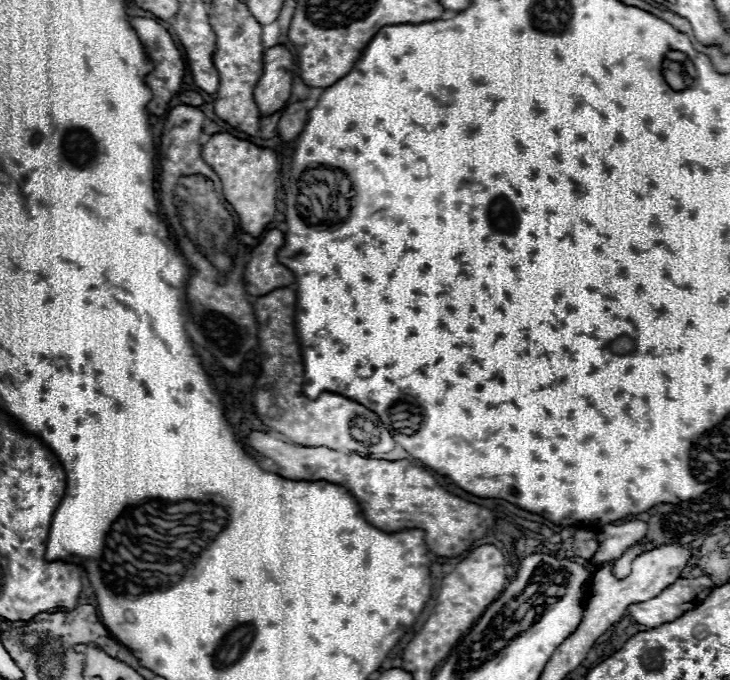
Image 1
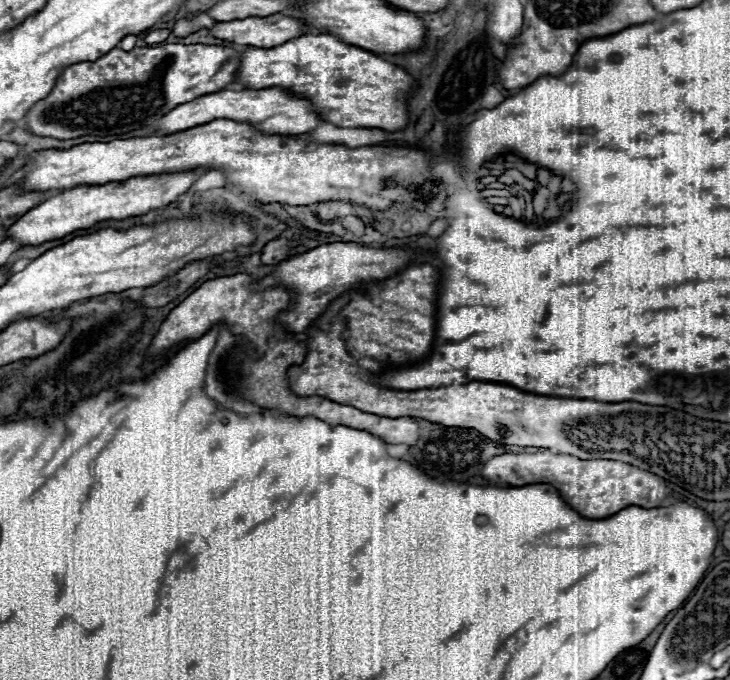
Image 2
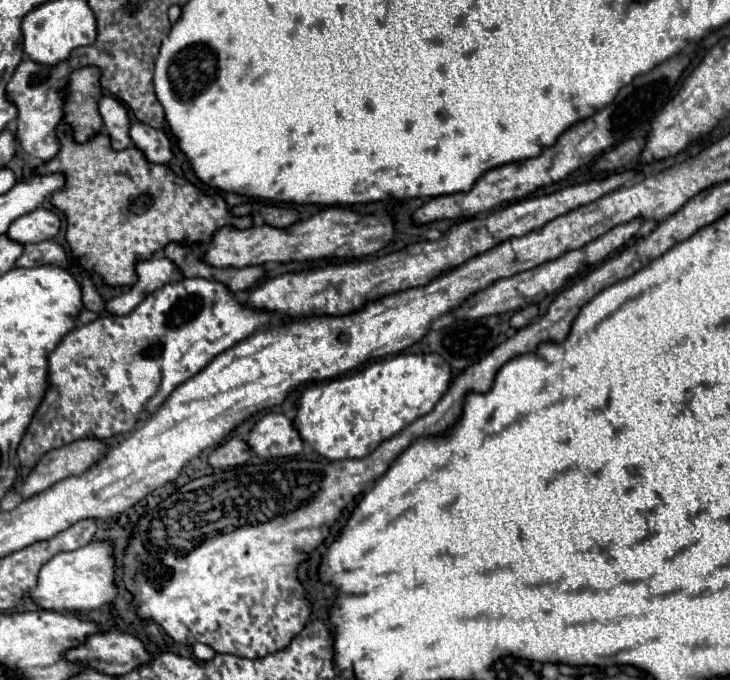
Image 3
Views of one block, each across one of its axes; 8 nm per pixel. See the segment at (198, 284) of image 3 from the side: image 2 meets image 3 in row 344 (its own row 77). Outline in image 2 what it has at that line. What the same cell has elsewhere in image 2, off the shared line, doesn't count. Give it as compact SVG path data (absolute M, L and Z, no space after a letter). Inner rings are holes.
M164 44L154 48L134 48L130 52L114 48L96 62L80 62L64 68L52 92L28 110L24 124L34 136L58 140L70 140L78 136L114 136L134 132L140 126L154 126L164 114L168 114L168 110L176 108L178 104L218 92L220 88L232 84L240 54L242 50L206 44Z

